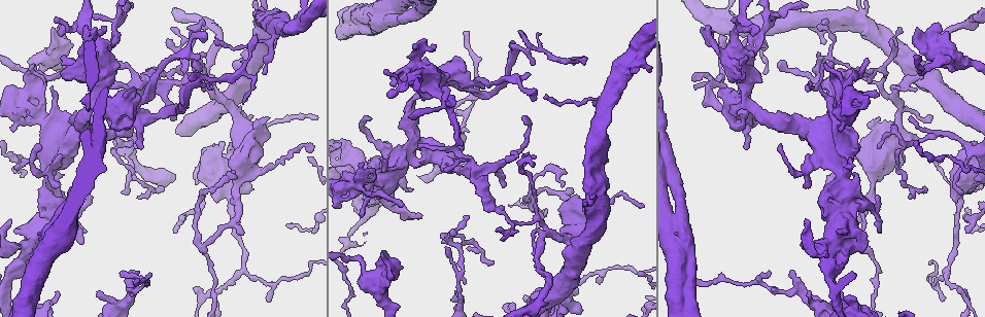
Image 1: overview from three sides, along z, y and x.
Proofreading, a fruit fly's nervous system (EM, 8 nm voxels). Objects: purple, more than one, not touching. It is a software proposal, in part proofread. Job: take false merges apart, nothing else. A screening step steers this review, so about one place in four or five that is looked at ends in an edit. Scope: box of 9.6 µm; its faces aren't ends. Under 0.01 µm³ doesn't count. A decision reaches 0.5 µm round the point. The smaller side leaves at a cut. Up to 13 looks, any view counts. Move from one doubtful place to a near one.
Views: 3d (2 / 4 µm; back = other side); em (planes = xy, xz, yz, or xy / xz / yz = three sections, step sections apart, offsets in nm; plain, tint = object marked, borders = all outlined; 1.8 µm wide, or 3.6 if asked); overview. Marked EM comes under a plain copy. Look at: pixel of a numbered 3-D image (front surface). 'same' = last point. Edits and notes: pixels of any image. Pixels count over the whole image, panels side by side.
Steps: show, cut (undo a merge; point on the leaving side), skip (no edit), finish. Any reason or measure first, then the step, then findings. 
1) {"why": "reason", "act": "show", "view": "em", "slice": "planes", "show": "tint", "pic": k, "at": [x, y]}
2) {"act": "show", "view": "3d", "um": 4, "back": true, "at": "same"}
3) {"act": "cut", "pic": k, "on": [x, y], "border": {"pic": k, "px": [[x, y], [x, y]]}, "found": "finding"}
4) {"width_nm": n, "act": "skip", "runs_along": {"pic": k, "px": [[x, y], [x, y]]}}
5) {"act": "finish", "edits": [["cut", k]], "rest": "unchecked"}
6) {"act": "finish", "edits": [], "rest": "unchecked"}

{"why": "sharp bend", "act": "show", "view": "em", "slice": "planes", "show": "tint", "pic": 1, "at": [48, 192]}

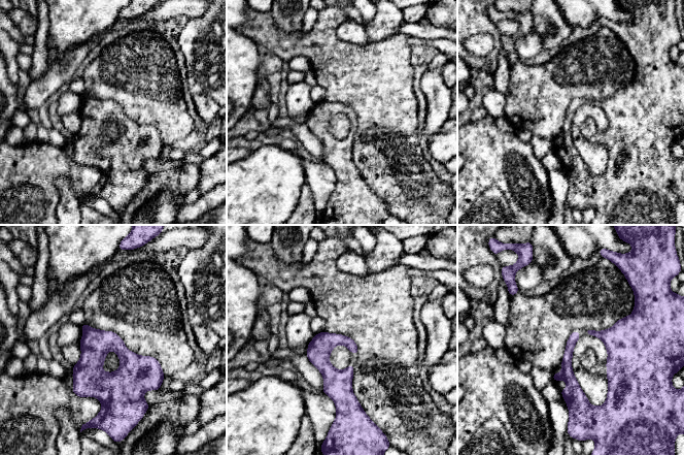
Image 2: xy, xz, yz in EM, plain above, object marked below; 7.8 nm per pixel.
{"act": "skip", "runs_along": {"pic": 2, "px": [[322, 334], [322, 364], [347, 402]]}, "found": "all the same neuron"}

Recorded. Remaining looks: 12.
{"why": "calibre changes", "act": "show", "view": "3d", "um": 4, "pic": 1, "at": [862, 21]}

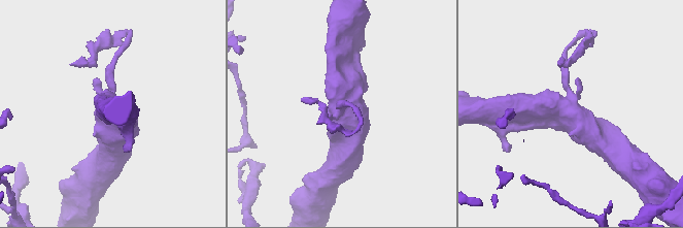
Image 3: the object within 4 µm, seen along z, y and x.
{"why": "now the EM", "act": "show", "view": "em", "slice": "xz", "step": 8, "show": "tint", "pic": 3, "at": [348, 109]}

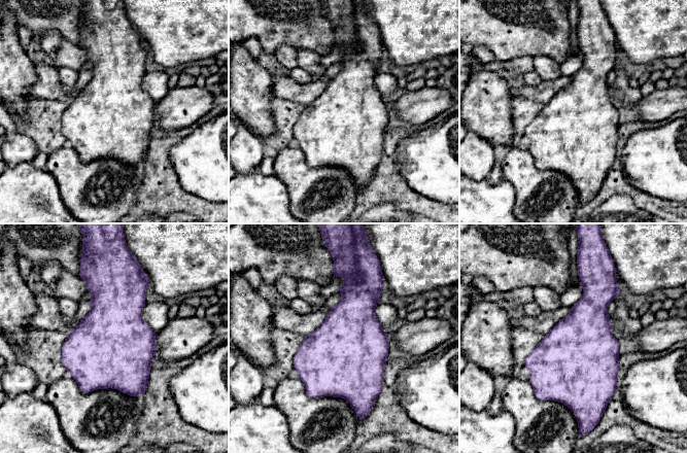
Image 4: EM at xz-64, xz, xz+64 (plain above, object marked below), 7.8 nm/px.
{"why": "another direction", "act": "show", "view": "em", "slice": "planes", "show": "tint", "at": "same"}

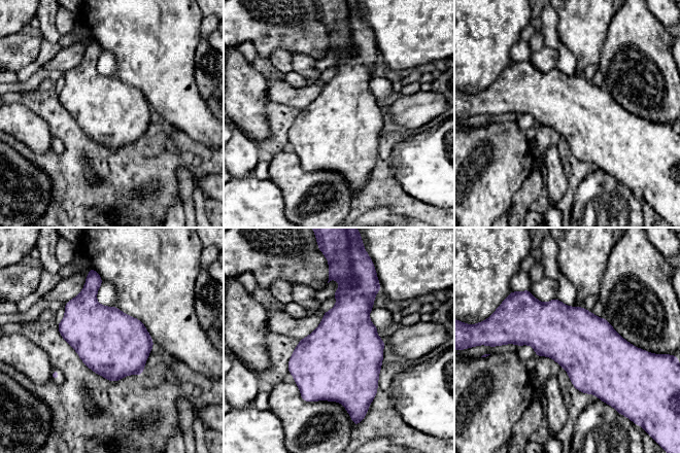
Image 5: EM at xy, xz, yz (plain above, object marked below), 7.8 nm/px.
{"act": "skip", "found": "one neuron here"}

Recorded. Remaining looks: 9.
{"why": "three-way junction", "act": "show", "view": "em", "slice": "planes", "show": "borders", "pic": 1, "at": [215, 99]}

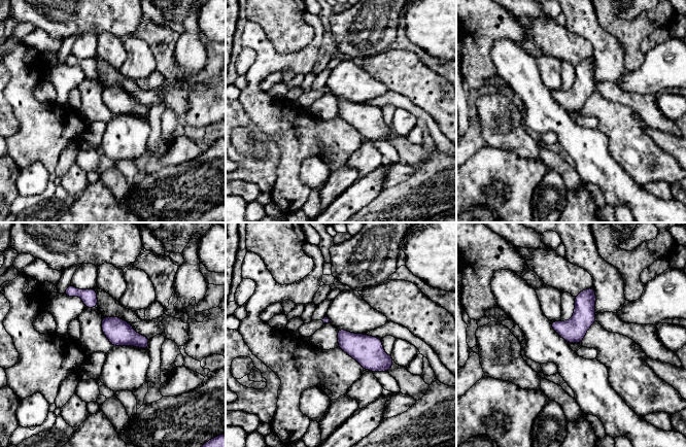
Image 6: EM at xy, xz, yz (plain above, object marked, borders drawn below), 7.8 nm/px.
{"act": "skip", "found": "all the same neuron"}

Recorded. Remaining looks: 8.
{"why": "arms part here", "act": "show", "view": "3d", "um": 2, "pic": 1, "at": [817, 306]}

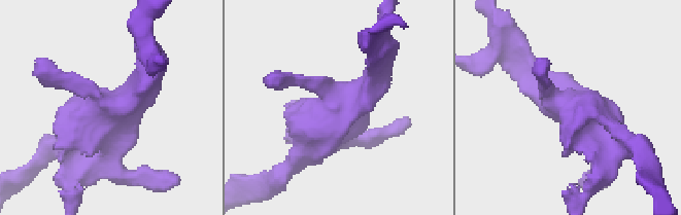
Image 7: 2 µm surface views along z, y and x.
{"why": "shape alone is not enough", "act": "show", "view": "em", "slice": "planes", "show": "tint", "pic": 7, "at": [572, 109]}

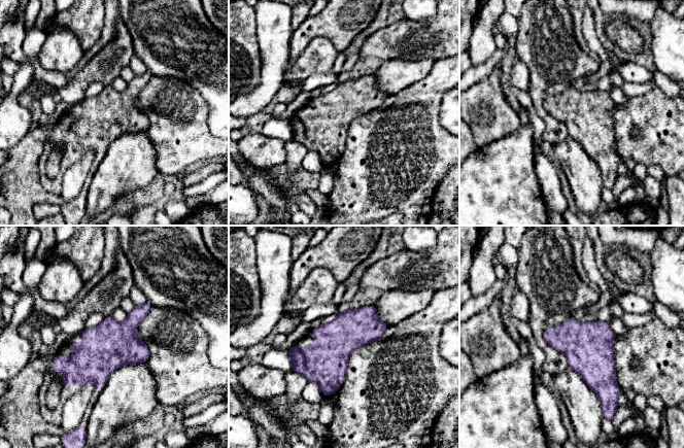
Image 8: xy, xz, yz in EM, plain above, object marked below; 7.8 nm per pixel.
{"act": "skip", "found": "all the same neuron"}

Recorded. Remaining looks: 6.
{"why": "sharp bend", "act": "show", "view": "3d", "um": 2, "pic": 1, "at": [818, 246]}

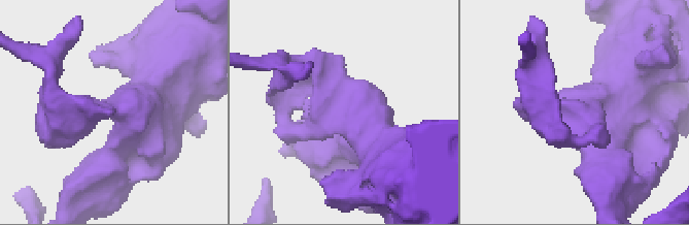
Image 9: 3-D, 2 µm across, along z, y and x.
{"why": "shape alone is not enough", "act": "show", "view": "em", "slice": "planes", "show": "borders", "pic": 9, "at": [566, 109]}

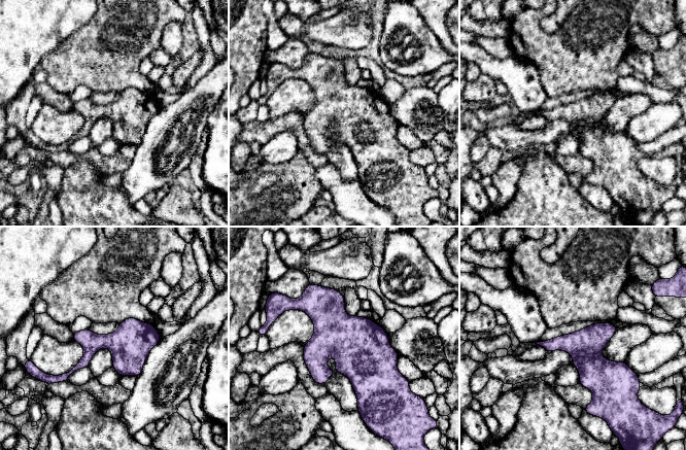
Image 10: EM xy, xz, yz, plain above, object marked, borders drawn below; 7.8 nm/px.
{"width_nm": 260, "act": "skip", "found": "all the same neuron"}

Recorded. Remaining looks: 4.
{"why": "four or more arms meet", "act": "show", "view": "3d", "um": 4, "pic": 1, "at": [142, 91]}

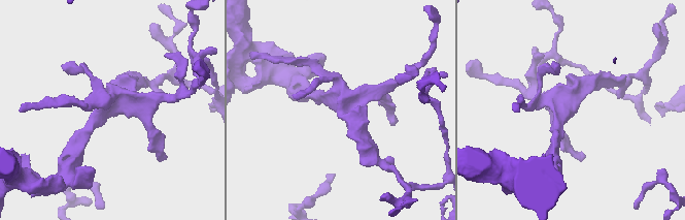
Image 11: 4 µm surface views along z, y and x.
{"why": "need the tissue", "act": "show", "view": "em", "slice": "xy", "step": 8, "show": "tint", "pic": 11, "at": [561, 106]}

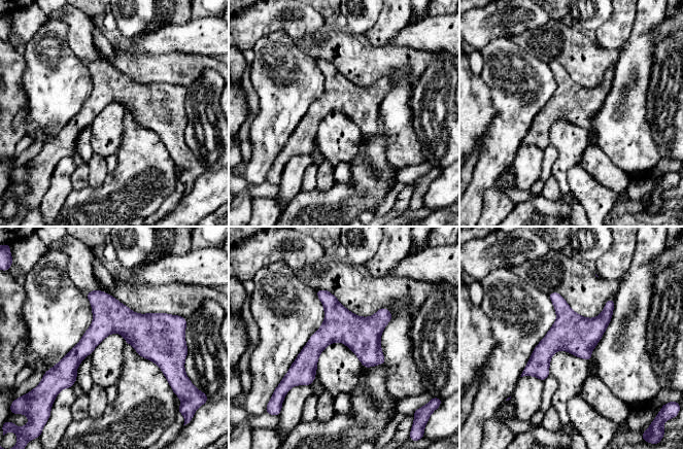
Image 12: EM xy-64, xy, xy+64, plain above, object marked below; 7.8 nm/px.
{"act": "skip", "found": "all the same neuron"}

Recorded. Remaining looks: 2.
{"act": "finish", "edits": [], "rest": "unchecked"}

